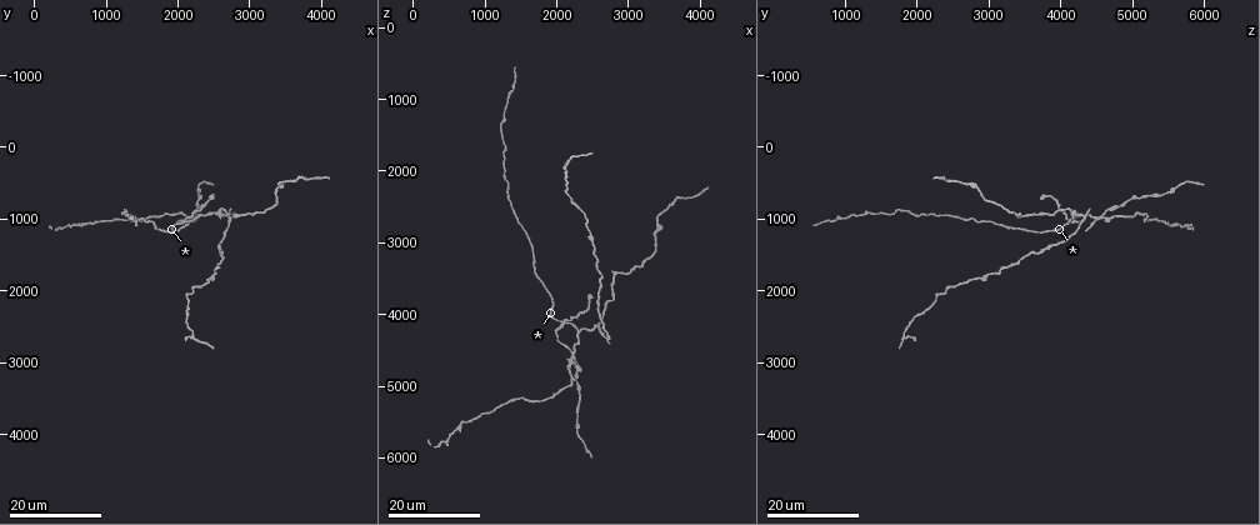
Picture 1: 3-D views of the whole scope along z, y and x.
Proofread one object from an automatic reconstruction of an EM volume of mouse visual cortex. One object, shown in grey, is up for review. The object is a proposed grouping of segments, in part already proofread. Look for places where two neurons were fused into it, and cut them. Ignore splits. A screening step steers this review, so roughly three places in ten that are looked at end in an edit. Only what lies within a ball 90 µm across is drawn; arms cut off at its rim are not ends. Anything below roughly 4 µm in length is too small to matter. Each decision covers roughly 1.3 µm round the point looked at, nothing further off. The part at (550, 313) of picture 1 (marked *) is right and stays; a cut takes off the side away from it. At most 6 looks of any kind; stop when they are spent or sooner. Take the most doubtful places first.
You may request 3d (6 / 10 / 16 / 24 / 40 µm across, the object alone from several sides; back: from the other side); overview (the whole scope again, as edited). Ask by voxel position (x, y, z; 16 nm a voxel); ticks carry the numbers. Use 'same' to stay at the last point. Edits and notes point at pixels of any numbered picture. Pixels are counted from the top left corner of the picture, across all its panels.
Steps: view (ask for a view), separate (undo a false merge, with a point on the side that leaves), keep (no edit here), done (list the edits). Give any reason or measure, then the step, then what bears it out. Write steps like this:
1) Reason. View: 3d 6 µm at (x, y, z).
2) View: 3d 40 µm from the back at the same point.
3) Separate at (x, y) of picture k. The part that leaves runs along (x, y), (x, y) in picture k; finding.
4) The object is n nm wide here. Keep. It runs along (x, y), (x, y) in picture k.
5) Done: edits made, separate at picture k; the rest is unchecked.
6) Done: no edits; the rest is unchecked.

Four or more arms meet. View: 3d 16 µm at (2100, 1000, 4150).

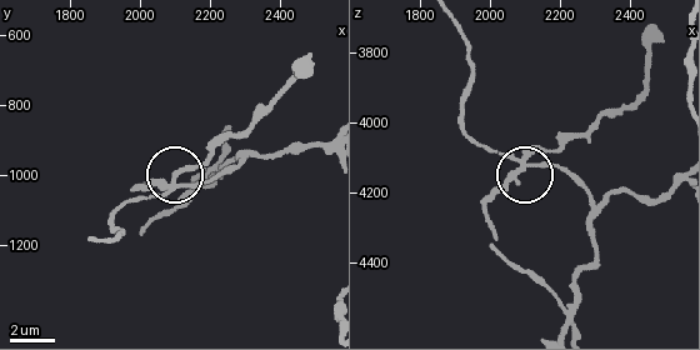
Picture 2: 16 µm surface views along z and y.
View: 3d 6 µm at (2110, 1040, 4120).

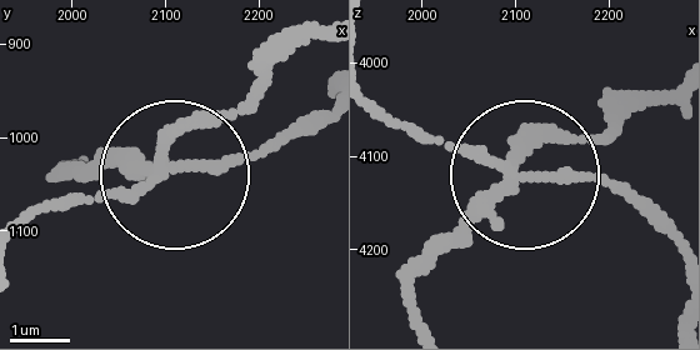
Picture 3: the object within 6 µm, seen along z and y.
The side arm is 12 µm long. Separate at (90, 179) of picture 3. The part that leaves runs along (161, 163), (325, 38) in picture 3; two neurons meet here.

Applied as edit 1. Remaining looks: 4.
View: overview.

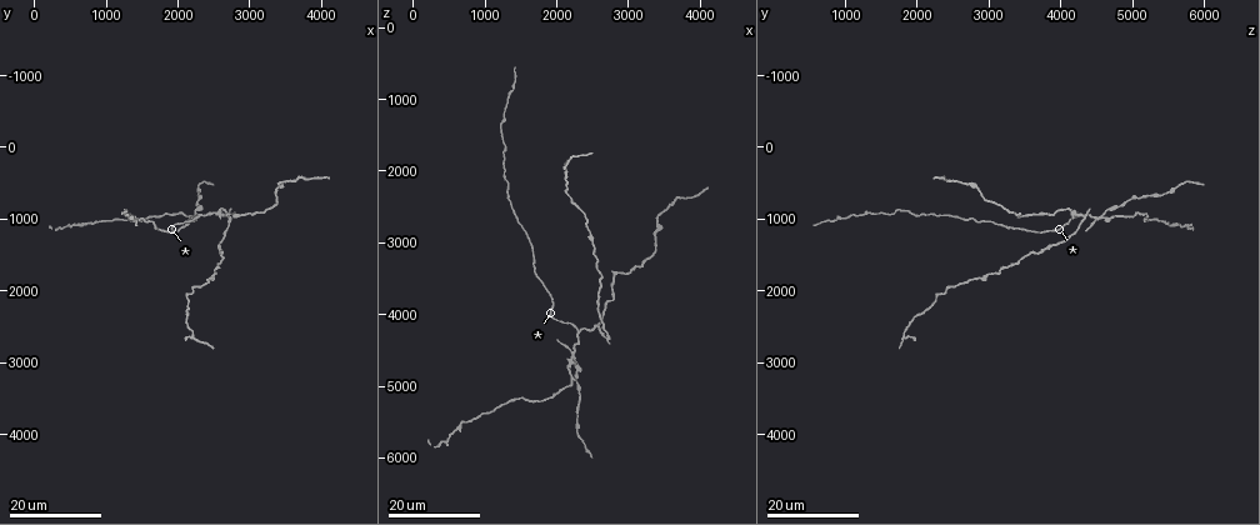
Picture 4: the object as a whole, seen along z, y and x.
Four-way junction. View: 3d 16 µm at (2600, 900, 4150).

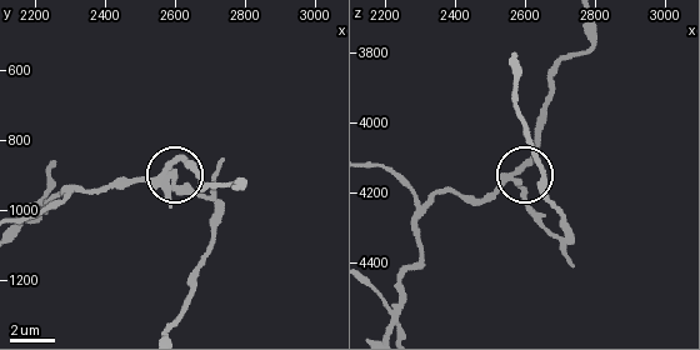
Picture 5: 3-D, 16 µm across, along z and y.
View: 3d 10 µm at the same point.

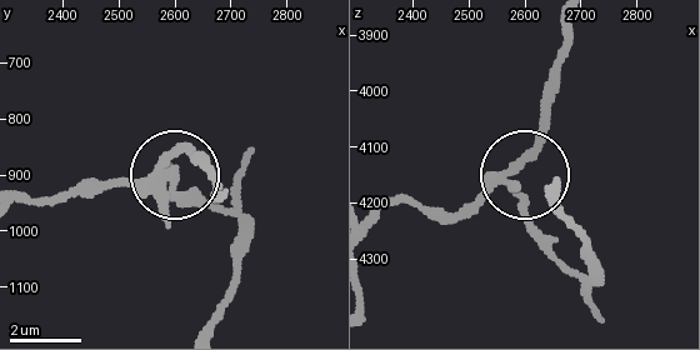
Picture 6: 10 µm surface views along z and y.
4 arms meet here. Separate at (176, 196) of picture 6. The part that leaves runs along (155, 185), (206, 198), (239, 221), (241, 266), (209, 329) in picture 6; a second neuron is stuck on.

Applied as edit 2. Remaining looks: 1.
Done: edits made, separate at picture 3, separate at picture 6; the rest is unchecked.

